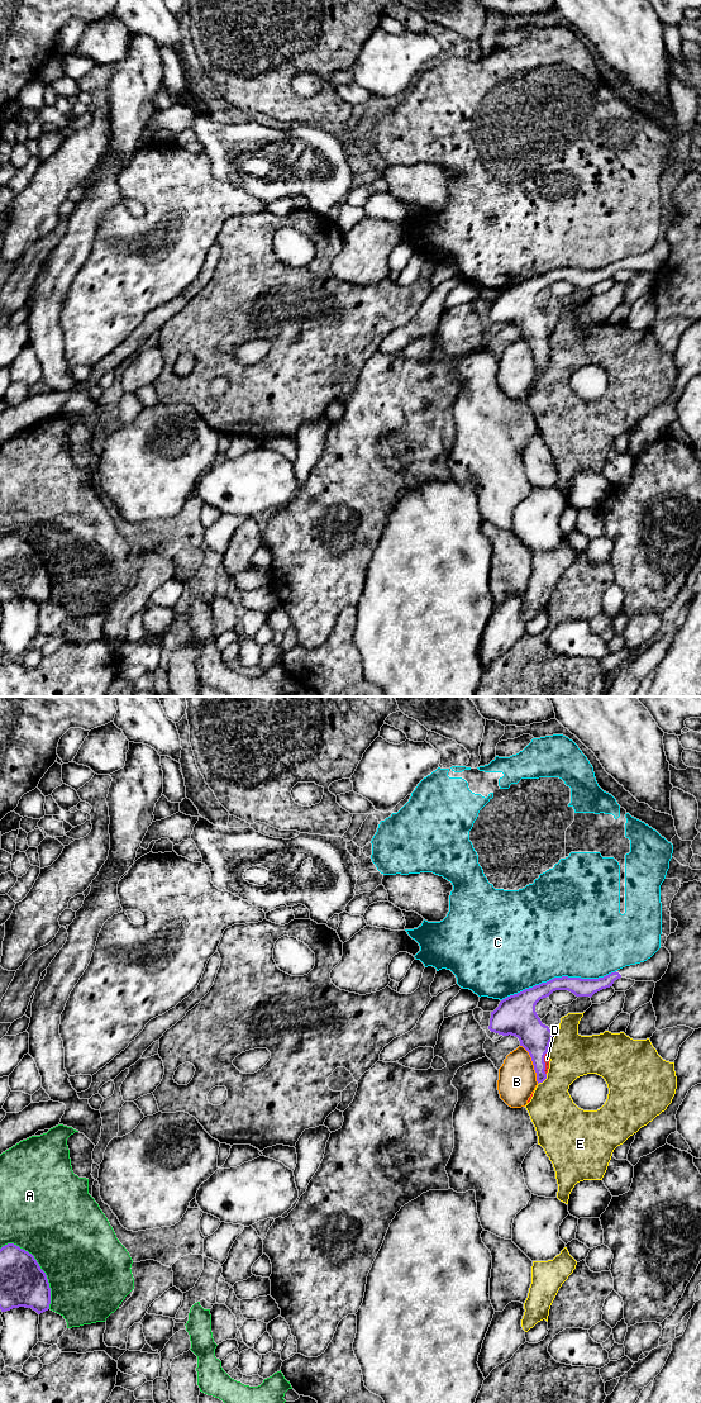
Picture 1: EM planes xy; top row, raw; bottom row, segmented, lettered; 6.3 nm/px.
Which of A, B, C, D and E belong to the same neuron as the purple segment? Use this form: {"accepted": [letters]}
{"accepted": ["D"]}

